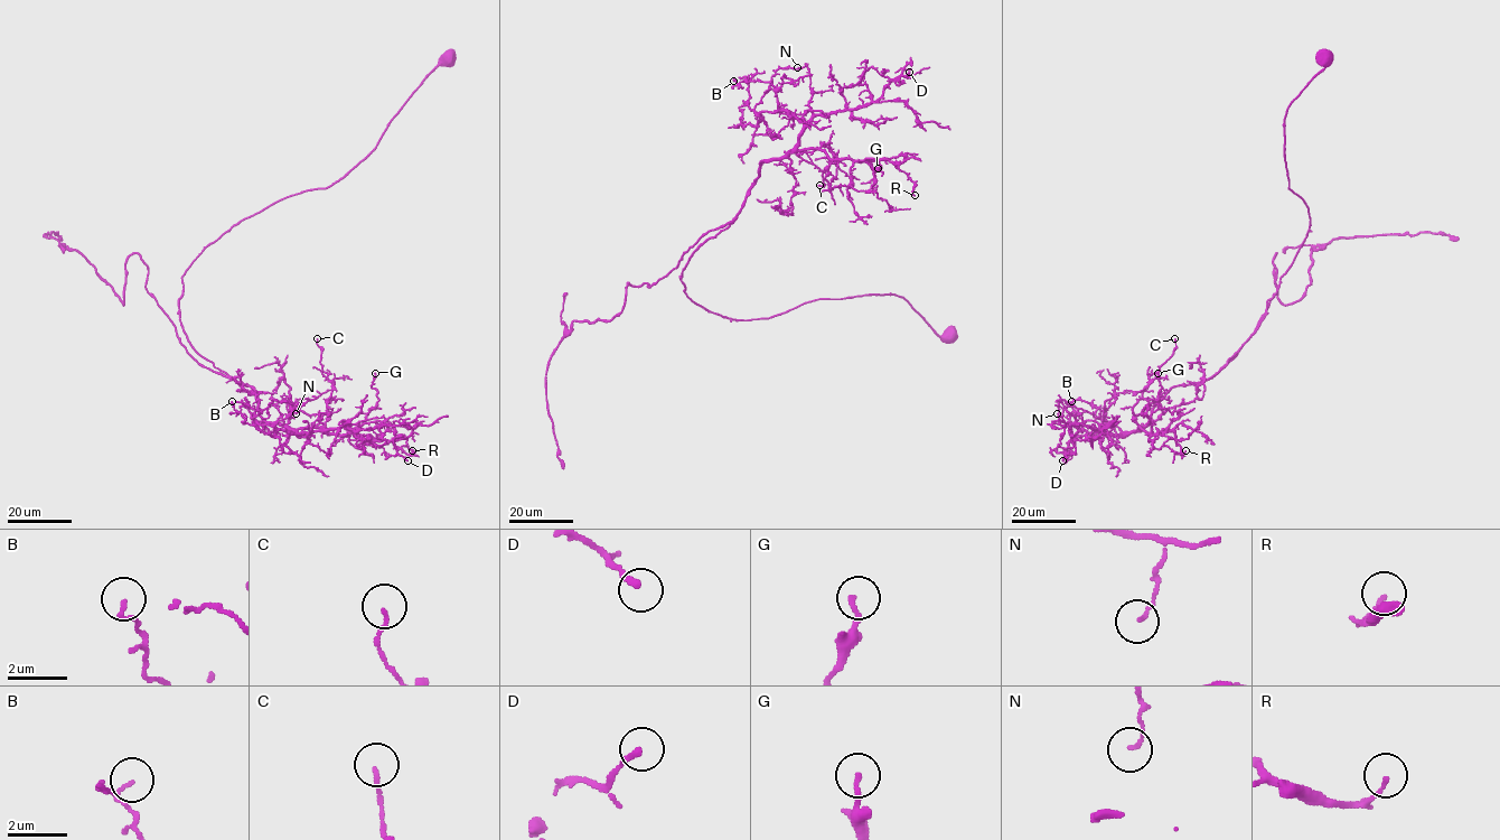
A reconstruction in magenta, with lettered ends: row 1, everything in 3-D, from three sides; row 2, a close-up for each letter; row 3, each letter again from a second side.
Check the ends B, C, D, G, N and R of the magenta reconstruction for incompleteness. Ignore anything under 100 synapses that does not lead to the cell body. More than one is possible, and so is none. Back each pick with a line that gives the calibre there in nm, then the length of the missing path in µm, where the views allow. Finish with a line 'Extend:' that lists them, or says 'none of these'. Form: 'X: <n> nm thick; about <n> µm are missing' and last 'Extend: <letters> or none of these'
Extend: none of these

